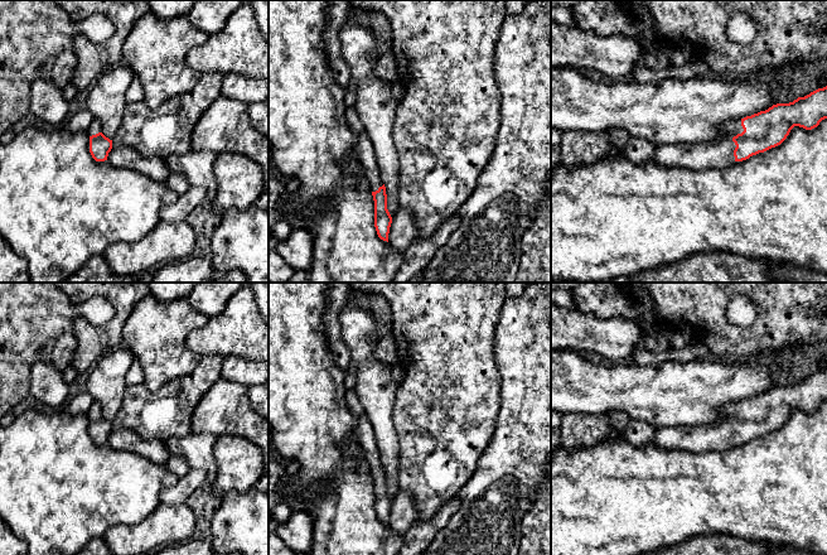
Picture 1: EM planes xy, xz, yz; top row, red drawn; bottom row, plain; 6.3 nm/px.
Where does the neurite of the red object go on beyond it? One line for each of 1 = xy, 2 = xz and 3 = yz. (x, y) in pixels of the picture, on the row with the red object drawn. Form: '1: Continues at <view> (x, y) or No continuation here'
1: Continues at xy (95, 128)
2: Continues at xz (363, 148)
3: Continues at yz (719, 151)

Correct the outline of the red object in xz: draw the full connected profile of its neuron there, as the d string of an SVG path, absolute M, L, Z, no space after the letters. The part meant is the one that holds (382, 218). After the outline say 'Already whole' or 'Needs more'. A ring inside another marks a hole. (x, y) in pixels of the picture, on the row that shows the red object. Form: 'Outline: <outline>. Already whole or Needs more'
Outline: M363 131L353 146L358 161L362 164L374 201L374 227L381 240L388 242L392 217L387 209L386 187L381 169L368 135Z. Needs more

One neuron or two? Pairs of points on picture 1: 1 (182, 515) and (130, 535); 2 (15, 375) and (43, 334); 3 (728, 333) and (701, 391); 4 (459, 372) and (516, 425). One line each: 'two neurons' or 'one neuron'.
1: one neuron
2: one neuron
3: two neurons
4: two neurons

